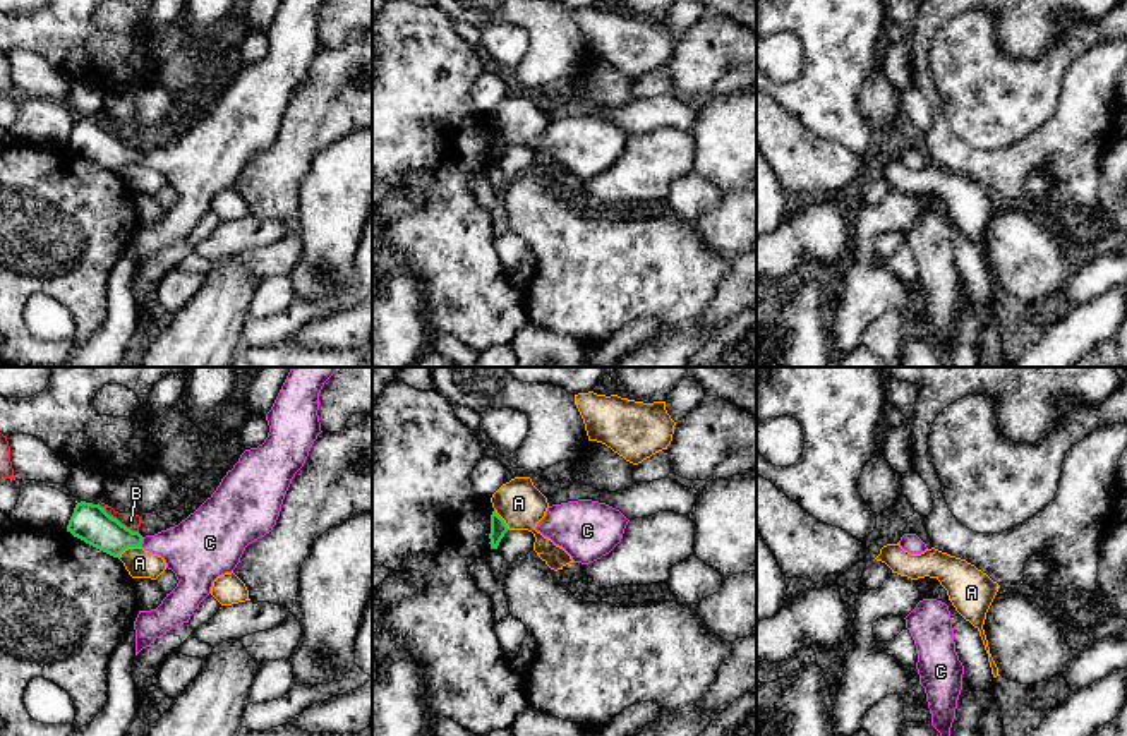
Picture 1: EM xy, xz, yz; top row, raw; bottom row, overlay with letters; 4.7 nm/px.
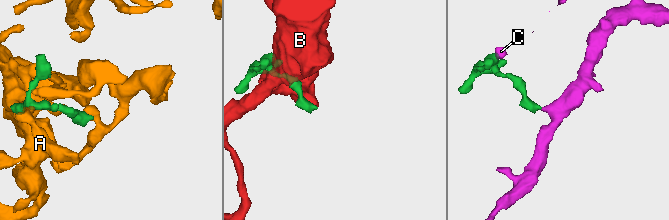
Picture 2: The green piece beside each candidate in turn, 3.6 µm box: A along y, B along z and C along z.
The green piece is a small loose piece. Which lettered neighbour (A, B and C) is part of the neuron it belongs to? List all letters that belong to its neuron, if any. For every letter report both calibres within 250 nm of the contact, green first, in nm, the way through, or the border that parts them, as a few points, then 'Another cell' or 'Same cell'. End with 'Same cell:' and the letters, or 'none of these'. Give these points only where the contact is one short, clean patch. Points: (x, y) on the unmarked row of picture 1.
A: Thickness 180 nm (green) against 140 nm. Another cell
B: Thickness 180 nm (green) against 80 nm. Another cell
C: Thickness 180 nm (green) against 280 nm. Path across: xy (91, 139), (112, 153), (141, 158), (177, 160), (192, 165). Same cell
Same cell: C

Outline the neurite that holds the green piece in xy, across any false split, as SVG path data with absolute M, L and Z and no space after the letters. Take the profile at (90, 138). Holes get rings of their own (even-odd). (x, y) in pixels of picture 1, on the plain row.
M283 0L266 29L269 48L264 58L245 65L216 106L175 142L142 153L110 132L99 120L86 117L75 120L67 141L67 148L74 153L113 173L120 173L129 163L142 163L161 172L178 196L156 225L139 226L134 237L136 271L172 244L189 238L199 220L211 209L213 197L232 189L245 163L273 146L292 94L304 82L314 57L322 48L317 31L322 2Z

